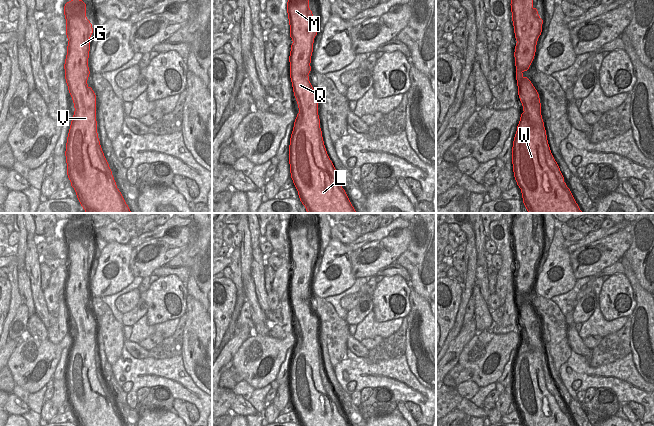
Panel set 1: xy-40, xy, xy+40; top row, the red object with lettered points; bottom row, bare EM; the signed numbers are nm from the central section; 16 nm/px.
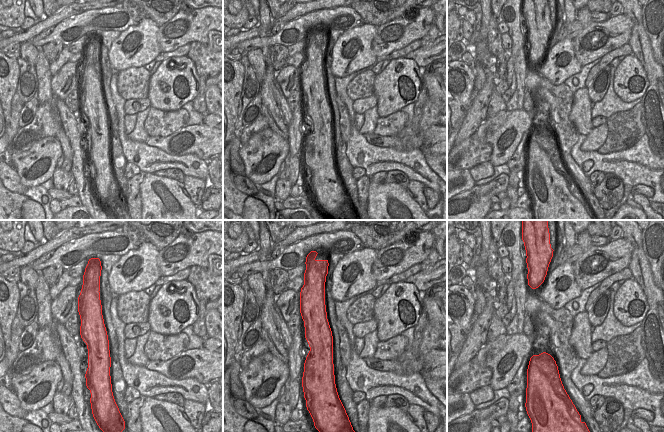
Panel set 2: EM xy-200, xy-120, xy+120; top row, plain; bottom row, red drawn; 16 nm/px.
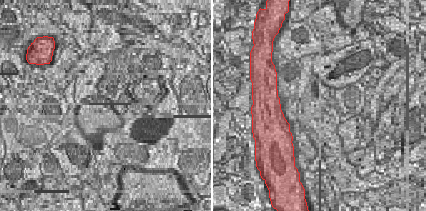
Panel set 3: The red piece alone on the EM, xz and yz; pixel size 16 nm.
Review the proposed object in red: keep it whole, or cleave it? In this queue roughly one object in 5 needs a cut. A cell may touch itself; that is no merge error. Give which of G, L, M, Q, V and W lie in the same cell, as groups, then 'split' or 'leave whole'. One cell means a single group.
G L M Q V W | leave whole

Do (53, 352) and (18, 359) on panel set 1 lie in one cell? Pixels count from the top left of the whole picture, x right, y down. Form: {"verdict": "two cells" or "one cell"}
{"verdict": "one cell"}

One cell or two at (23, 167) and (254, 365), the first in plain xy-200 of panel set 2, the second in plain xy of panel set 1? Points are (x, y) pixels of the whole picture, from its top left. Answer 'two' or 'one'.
one

